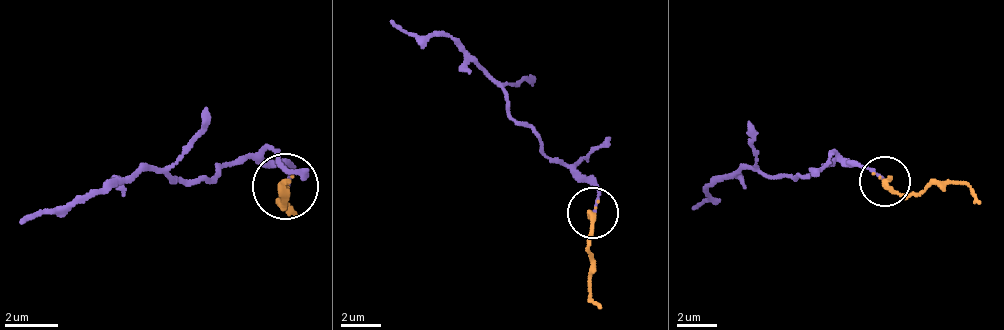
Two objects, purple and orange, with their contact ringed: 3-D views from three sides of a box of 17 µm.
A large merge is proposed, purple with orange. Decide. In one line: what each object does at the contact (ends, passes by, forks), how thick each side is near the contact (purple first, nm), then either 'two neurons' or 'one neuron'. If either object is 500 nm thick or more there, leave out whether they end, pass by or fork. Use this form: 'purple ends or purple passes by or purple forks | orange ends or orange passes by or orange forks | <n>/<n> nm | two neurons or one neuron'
purple ends | orange ends | 130/280 nm | one neuron

